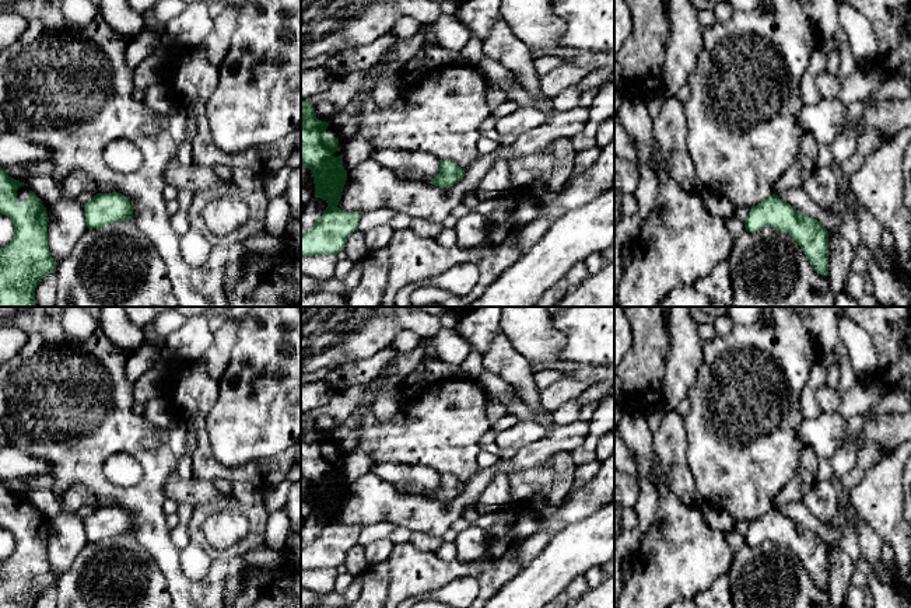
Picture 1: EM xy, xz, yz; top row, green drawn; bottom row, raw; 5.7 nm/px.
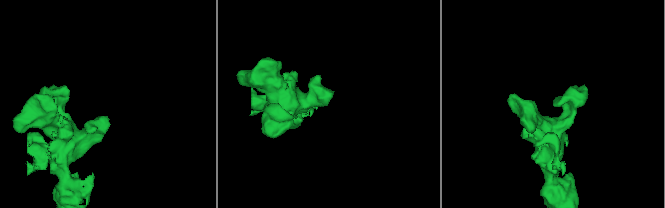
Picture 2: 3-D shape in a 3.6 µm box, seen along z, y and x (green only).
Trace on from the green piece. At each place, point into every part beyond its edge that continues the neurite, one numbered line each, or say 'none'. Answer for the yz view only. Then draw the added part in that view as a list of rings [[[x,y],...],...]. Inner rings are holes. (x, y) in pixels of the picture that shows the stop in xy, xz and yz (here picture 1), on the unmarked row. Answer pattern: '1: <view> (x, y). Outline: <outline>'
none

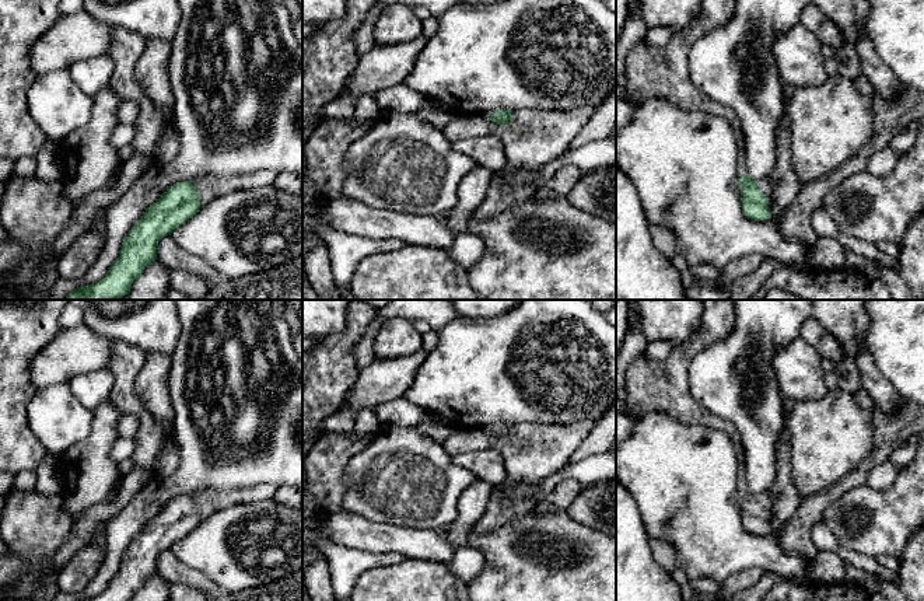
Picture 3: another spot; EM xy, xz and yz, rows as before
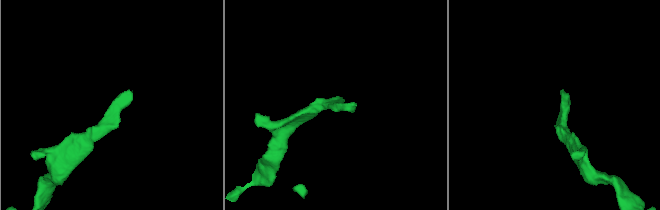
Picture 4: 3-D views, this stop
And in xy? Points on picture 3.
1: xy (209, 500). Outline: [[[262,483],[256,486],[227,490],[203,489],[200,492],[192,493],[192,496],[199,507],[202,523],[216,511],[230,506],[272,500],[276,489],[277,488],[274,485]]]

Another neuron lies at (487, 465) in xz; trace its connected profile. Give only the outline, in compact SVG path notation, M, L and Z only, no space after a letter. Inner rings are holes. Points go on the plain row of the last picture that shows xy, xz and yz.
M496 448L452 455L452 461L476 475L477 481L497 488L508 481L504 458Z

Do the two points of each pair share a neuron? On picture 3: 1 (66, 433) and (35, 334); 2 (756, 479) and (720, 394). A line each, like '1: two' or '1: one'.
1: two
2: one

